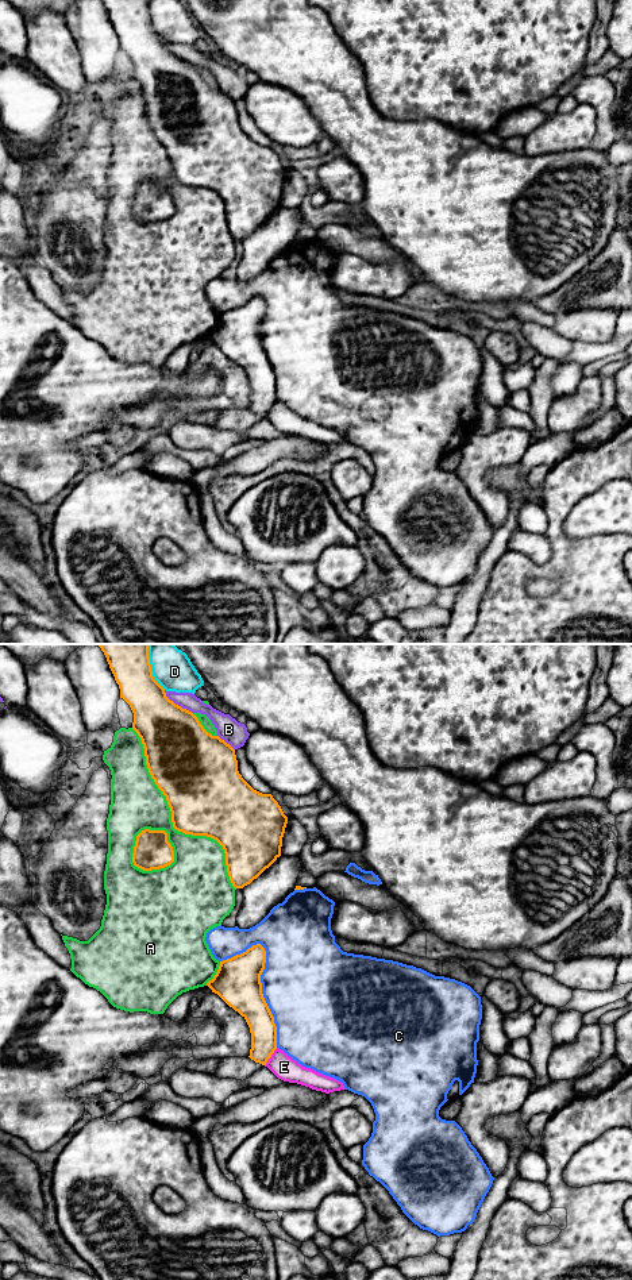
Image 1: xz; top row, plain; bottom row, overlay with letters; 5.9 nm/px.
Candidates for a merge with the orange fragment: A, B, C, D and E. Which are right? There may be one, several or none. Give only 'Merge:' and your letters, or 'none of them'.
Merge: none of them

